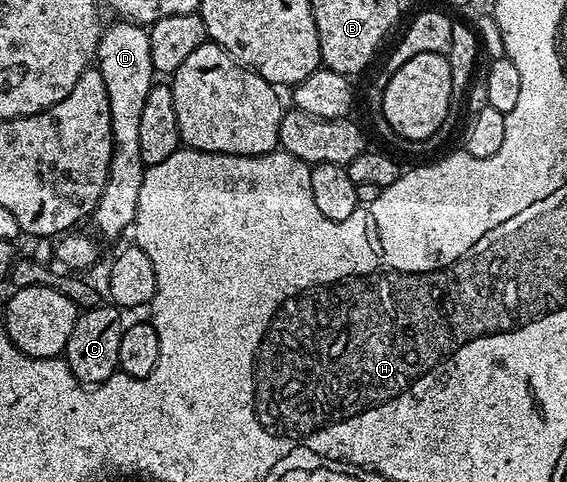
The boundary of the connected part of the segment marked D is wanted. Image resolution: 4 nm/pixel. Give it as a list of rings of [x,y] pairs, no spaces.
[[[131,21],[116,22],[120,23],[113,27],[105,26],[101,30],[95,57],[102,73],[102,81],[106,81],[106,93],[110,101],[112,160],[108,170],[108,183],[102,189],[102,197],[90,219],[91,222],[96,222],[97,229],[108,239],[118,238],[136,221],[138,193],[142,189],[142,177],[146,170],[142,153],[138,149],[138,132],[146,97],[158,75],[150,61],[148,27]]]

